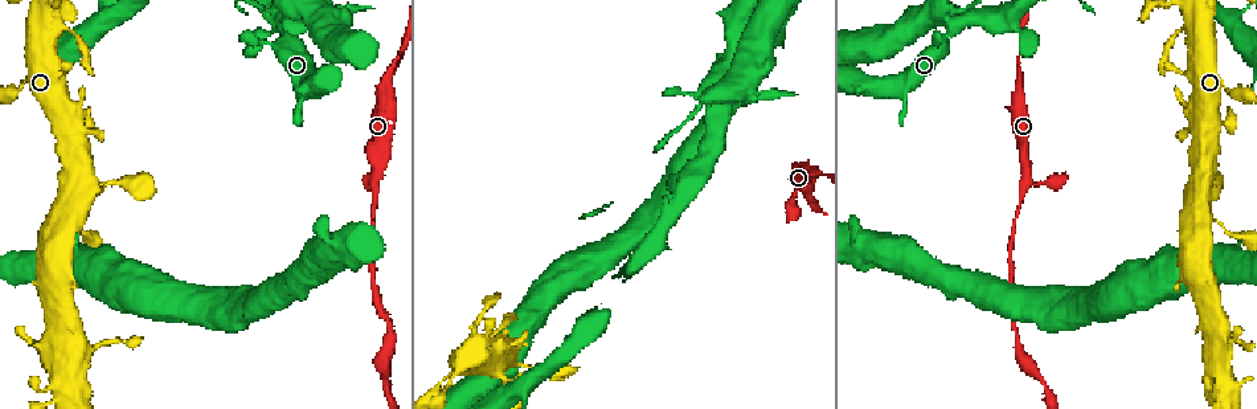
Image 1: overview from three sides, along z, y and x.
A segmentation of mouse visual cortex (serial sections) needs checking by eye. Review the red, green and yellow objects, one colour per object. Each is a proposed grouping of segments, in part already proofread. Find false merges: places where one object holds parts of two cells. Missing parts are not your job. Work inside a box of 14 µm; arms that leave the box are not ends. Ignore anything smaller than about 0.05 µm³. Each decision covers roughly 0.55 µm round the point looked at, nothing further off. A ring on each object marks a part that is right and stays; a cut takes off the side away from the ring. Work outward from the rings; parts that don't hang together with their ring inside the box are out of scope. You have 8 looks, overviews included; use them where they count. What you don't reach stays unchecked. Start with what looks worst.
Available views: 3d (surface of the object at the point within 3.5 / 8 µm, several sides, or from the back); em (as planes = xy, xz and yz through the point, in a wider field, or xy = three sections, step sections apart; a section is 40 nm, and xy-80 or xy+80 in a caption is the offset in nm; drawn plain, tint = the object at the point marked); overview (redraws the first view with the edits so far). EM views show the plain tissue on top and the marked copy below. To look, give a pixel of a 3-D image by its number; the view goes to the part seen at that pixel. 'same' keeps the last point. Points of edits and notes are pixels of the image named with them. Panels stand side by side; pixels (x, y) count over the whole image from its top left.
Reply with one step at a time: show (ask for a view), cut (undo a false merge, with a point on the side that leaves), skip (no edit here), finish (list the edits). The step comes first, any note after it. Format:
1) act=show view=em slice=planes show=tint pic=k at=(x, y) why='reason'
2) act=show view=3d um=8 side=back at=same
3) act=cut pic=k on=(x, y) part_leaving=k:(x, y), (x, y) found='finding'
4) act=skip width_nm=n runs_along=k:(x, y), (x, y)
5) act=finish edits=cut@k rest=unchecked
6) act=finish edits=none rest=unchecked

act=show view=em slice=planes show=tint pic=1 at=(60, 22) why='abrupt turn'

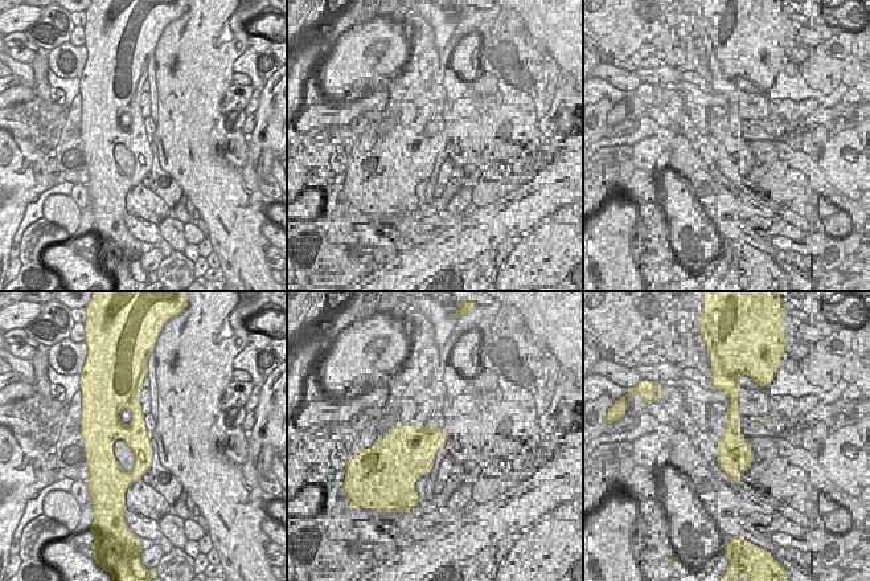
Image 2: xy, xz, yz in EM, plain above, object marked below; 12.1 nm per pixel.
act=show view=3d um=3.5 at=same

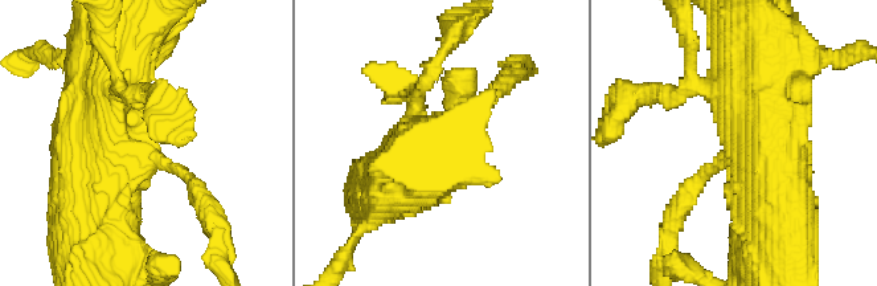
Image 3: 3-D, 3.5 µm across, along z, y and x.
act=skip width_nm=320 runs_along=2:(135, 397), (140, 467), (126, 479) found='continuous, no second cell'

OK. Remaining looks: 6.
act=show view=em slice=xy step=1 show=tint pic=1 at=(714, 108) why='four or more arms meet'

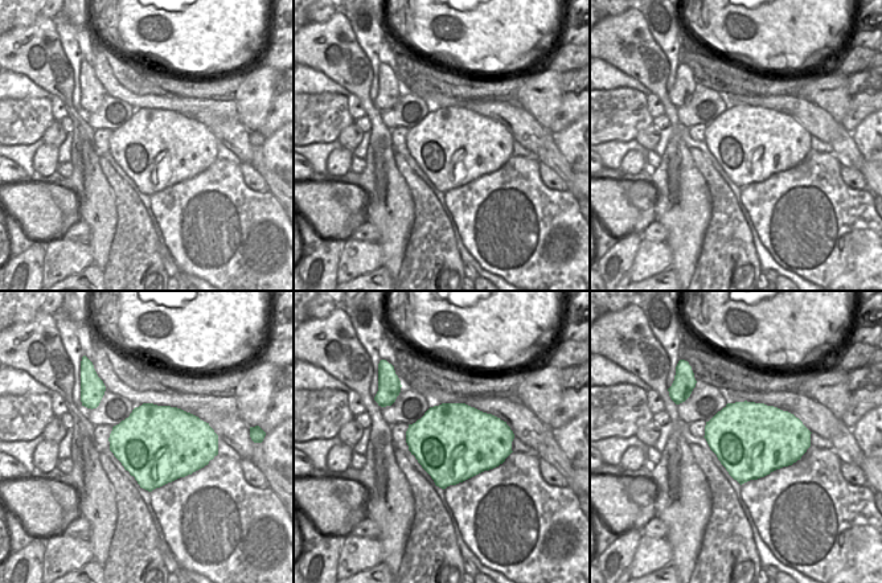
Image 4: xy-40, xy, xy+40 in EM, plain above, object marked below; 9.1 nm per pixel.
act=show view=3d um=3.5 at=same why='wider look'

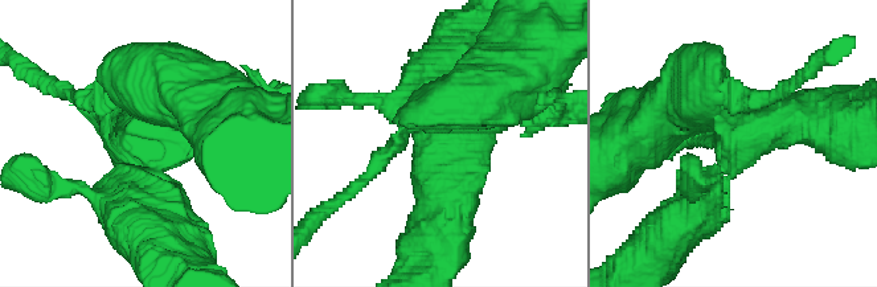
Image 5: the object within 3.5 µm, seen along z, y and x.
act=cut pic=5 on=(725, 77) part_leaving=5:(718, 118), (677, 102), (638, 131) found='two cells meet here'

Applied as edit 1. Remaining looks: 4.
act=show view=overview

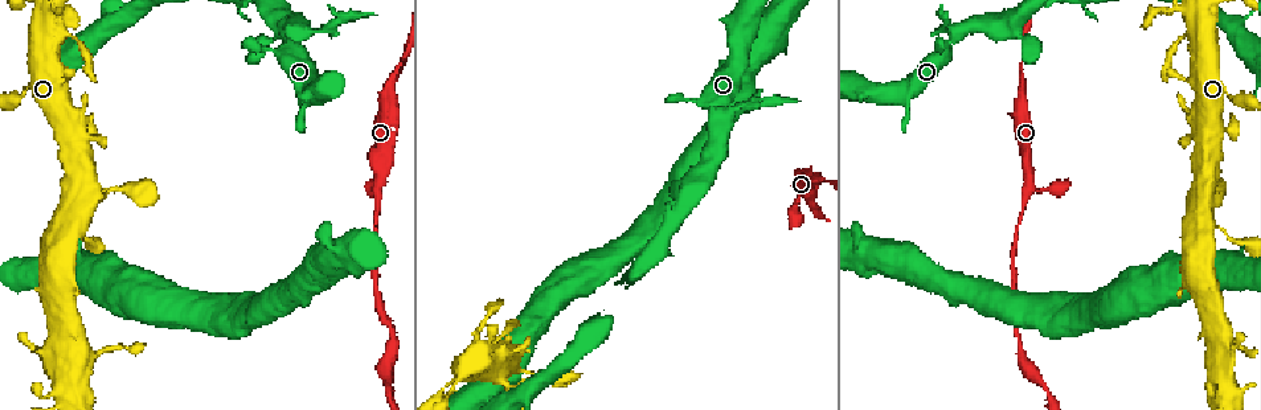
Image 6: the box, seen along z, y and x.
act=show view=3d um=3.5 pic=6 at=(81, 398) why='sudden change in width'

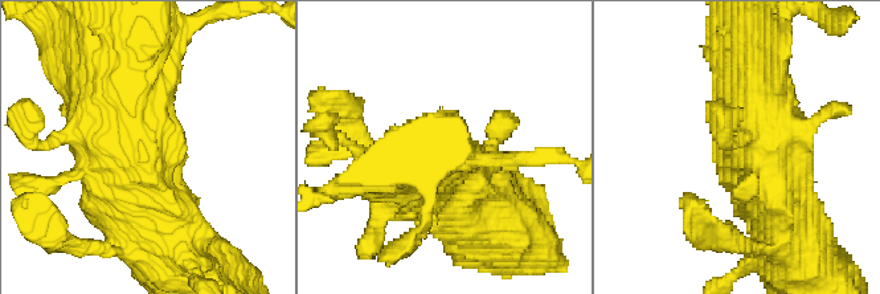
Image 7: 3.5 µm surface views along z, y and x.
act=show view=em slice=xy step=2 show=tint pic=7 at=(142, 147) why='shape alone is not enough'

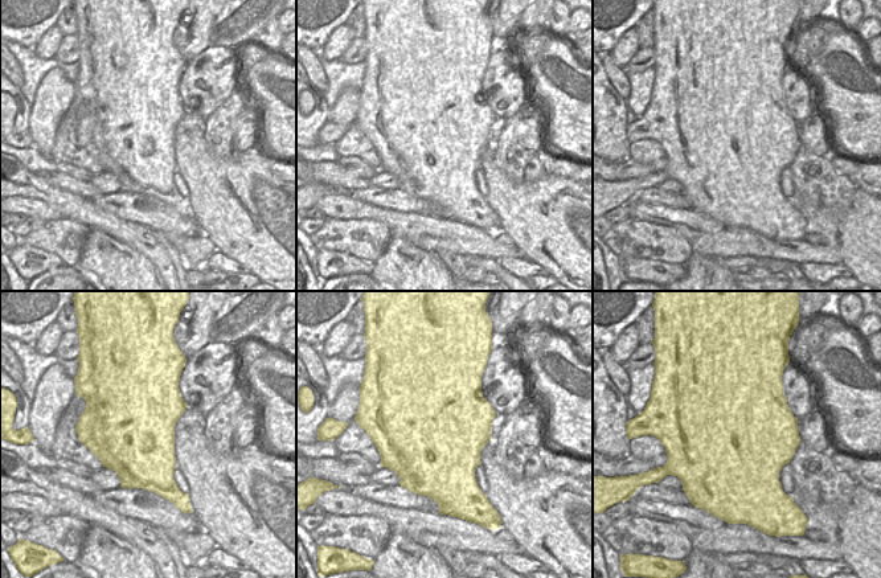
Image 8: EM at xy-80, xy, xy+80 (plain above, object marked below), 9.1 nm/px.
act=skip width_nm=1050 runs_along=7:(123, 70), (127, 131), (184, 147) found='all the same cell'

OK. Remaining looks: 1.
act=finish edits=cut@5 rest=unchecked

